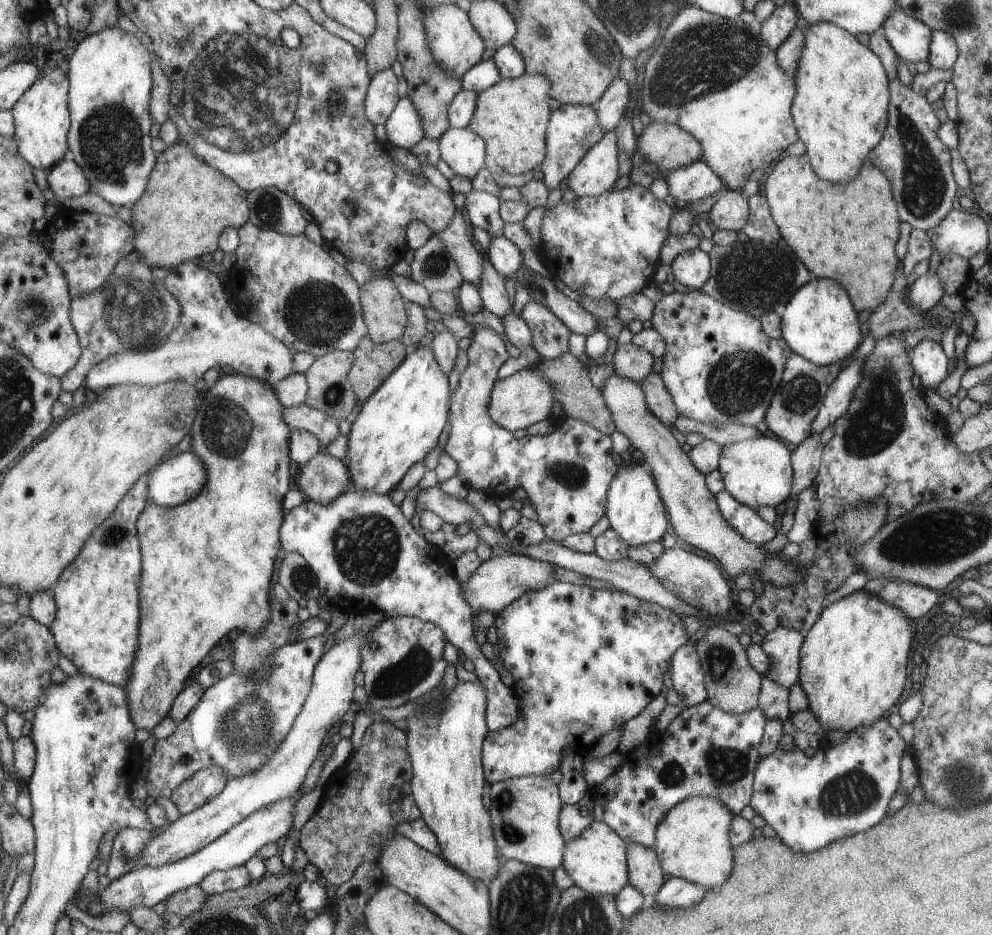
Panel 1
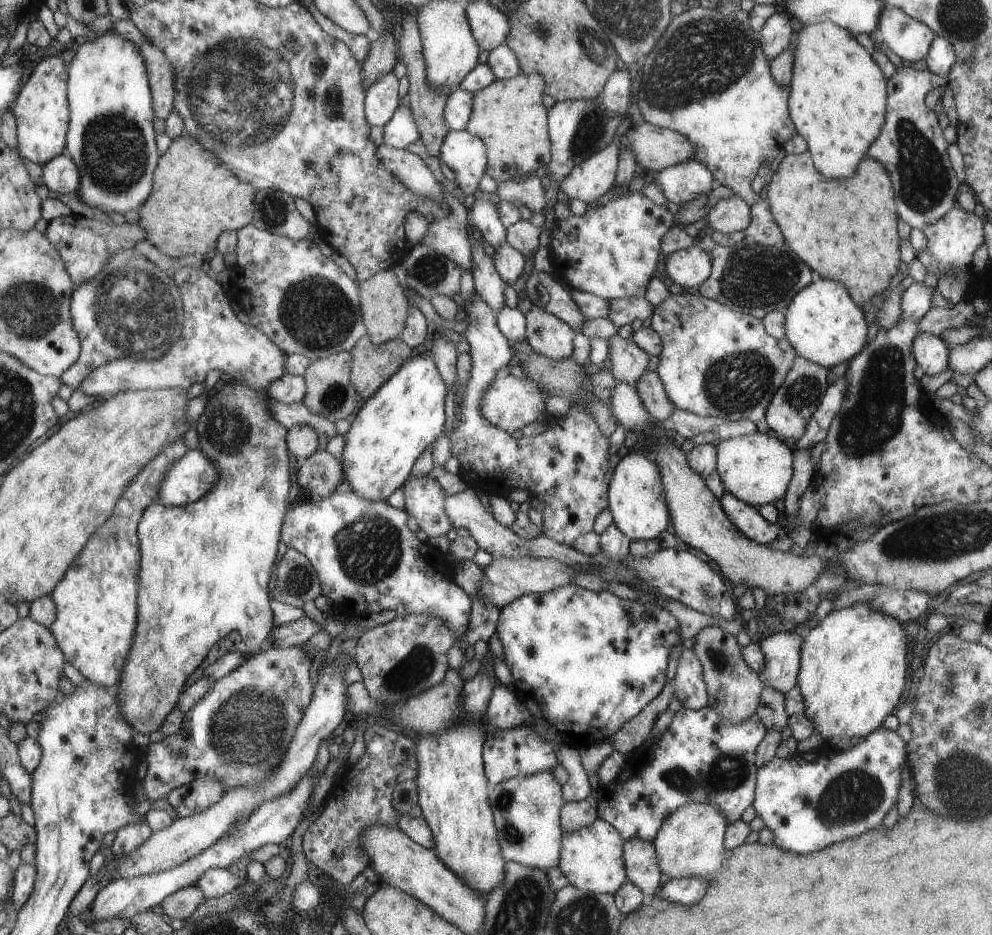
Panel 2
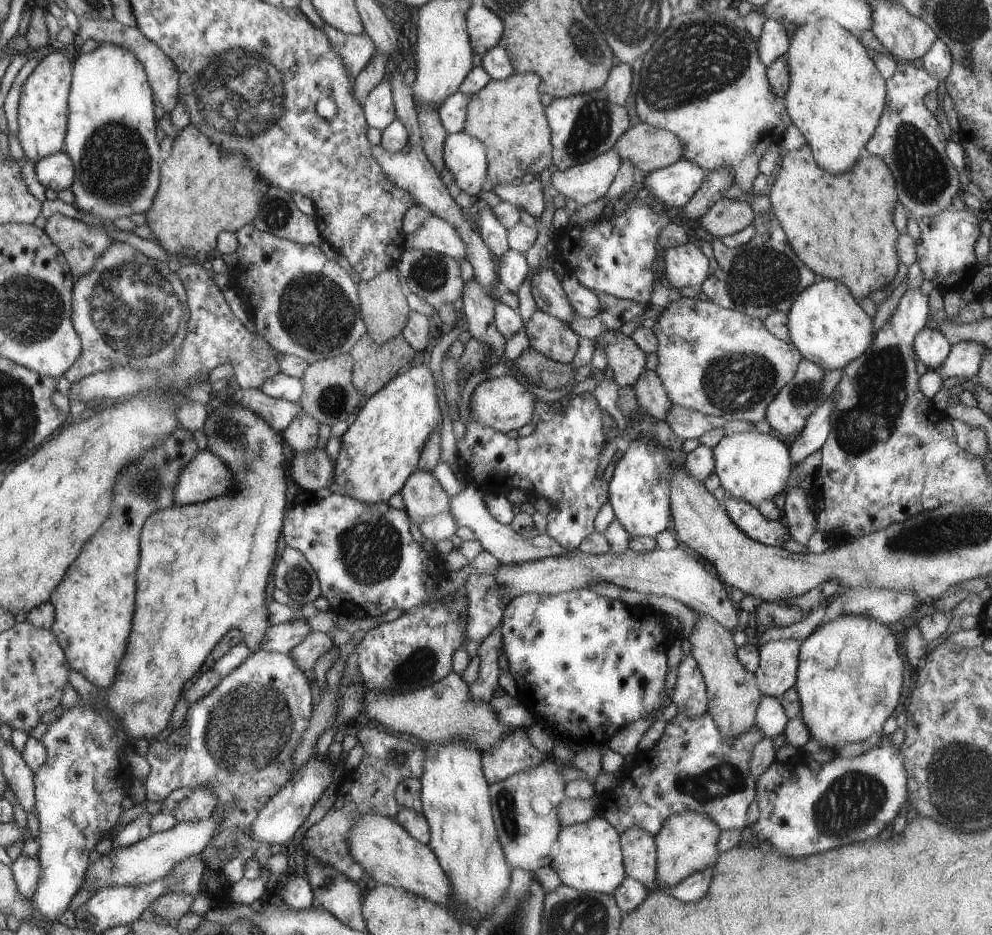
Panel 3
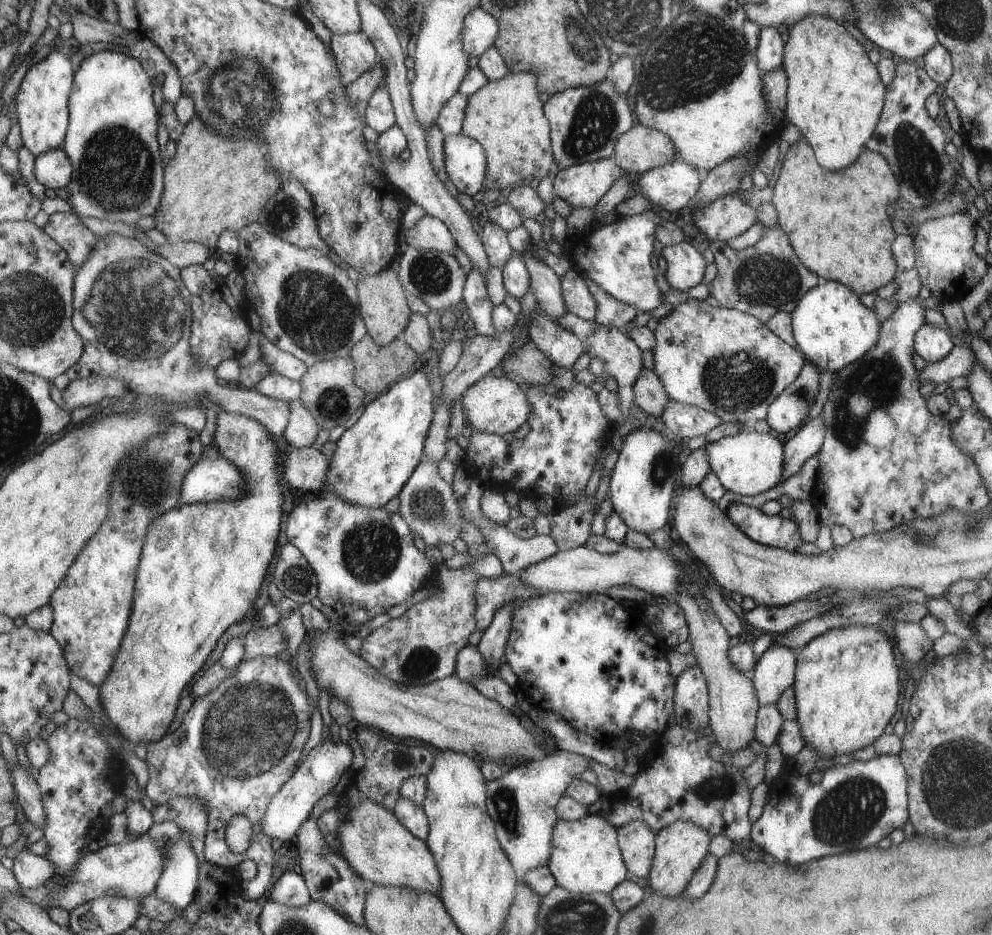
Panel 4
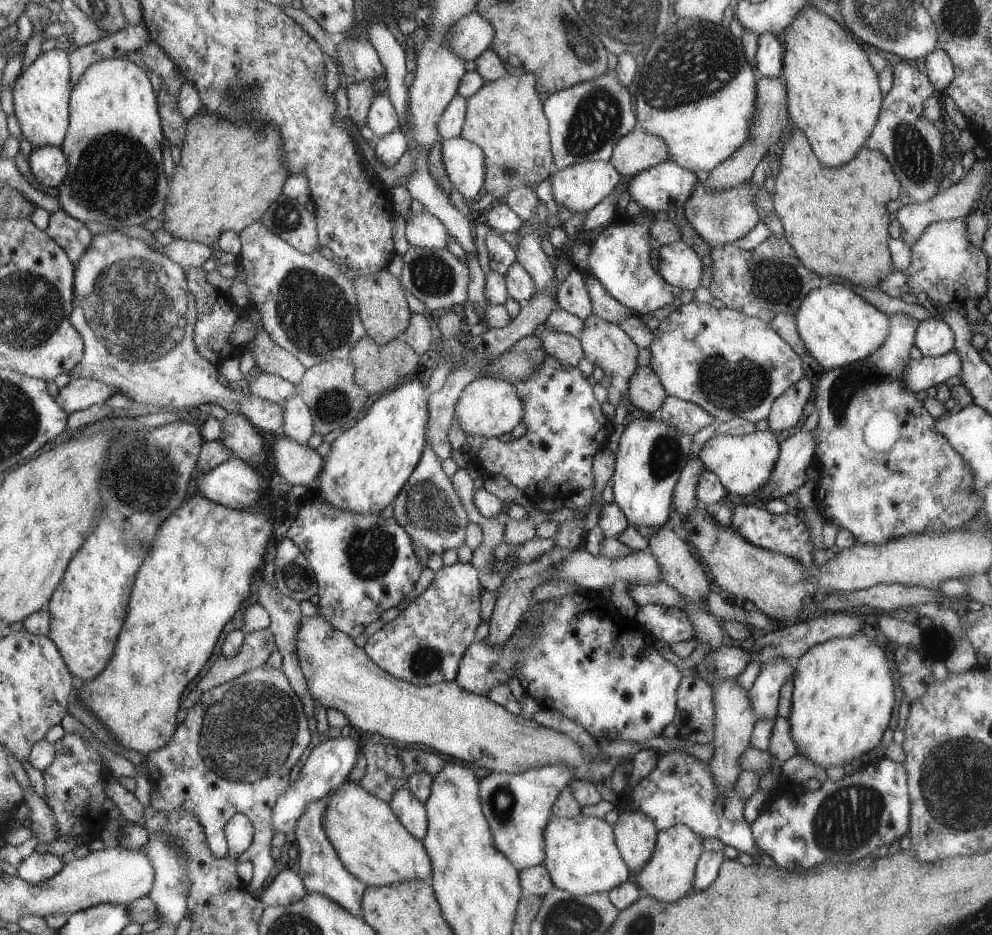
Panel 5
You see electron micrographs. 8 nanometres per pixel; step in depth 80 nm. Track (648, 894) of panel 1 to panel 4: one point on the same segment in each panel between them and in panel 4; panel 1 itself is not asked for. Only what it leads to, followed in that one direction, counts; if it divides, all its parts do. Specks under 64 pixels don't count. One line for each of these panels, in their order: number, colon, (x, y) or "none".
2: (641, 864)
3: (639, 849)
4: (637, 843)

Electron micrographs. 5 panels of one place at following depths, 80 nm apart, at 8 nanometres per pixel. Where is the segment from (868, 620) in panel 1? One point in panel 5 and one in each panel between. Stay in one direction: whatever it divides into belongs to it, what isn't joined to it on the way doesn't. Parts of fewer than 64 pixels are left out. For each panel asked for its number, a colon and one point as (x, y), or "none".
2: (852, 666)
3: (848, 680)
4: (845, 683)
5: (842, 694)

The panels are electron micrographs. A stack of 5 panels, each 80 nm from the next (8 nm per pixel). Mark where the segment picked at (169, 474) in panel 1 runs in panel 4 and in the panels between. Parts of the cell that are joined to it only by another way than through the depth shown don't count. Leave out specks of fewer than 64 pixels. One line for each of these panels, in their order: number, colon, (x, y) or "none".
2: (192, 476)
3: (205, 476)
4: (209, 480)

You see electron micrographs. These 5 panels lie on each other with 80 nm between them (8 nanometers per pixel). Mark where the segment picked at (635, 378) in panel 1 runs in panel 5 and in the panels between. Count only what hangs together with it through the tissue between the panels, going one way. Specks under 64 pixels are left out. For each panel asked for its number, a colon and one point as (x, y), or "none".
2: (628, 362)
3: (626, 360)
4: (621, 358)
5: (604, 344)

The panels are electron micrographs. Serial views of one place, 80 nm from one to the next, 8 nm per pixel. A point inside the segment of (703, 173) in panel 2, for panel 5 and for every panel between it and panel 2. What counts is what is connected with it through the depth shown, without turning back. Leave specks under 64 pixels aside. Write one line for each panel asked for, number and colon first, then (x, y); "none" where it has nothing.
3: (674, 185)
4: (671, 186)
5: (665, 187)

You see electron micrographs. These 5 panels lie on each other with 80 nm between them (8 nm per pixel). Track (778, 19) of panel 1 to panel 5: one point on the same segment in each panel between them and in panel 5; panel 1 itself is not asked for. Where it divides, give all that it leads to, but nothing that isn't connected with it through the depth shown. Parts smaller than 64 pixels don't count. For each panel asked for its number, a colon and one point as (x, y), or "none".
2: (776, 33)
3: (773, 42)
4: (769, 52)
5: (768, 59)

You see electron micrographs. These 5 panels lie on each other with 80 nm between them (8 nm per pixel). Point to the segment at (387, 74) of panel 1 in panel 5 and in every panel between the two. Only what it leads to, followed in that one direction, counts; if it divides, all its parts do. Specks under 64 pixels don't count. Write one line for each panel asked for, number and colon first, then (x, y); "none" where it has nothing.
2: (381, 100)
3: (378, 106)
4: (379, 115)
5: (381, 118)

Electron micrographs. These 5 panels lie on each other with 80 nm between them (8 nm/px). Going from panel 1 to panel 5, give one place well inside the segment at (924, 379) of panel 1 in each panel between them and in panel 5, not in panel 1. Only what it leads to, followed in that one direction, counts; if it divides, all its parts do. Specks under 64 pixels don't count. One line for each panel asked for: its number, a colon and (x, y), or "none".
2: (930, 352)
3: (932, 349)
4: (931, 343)
5: (933, 338)

